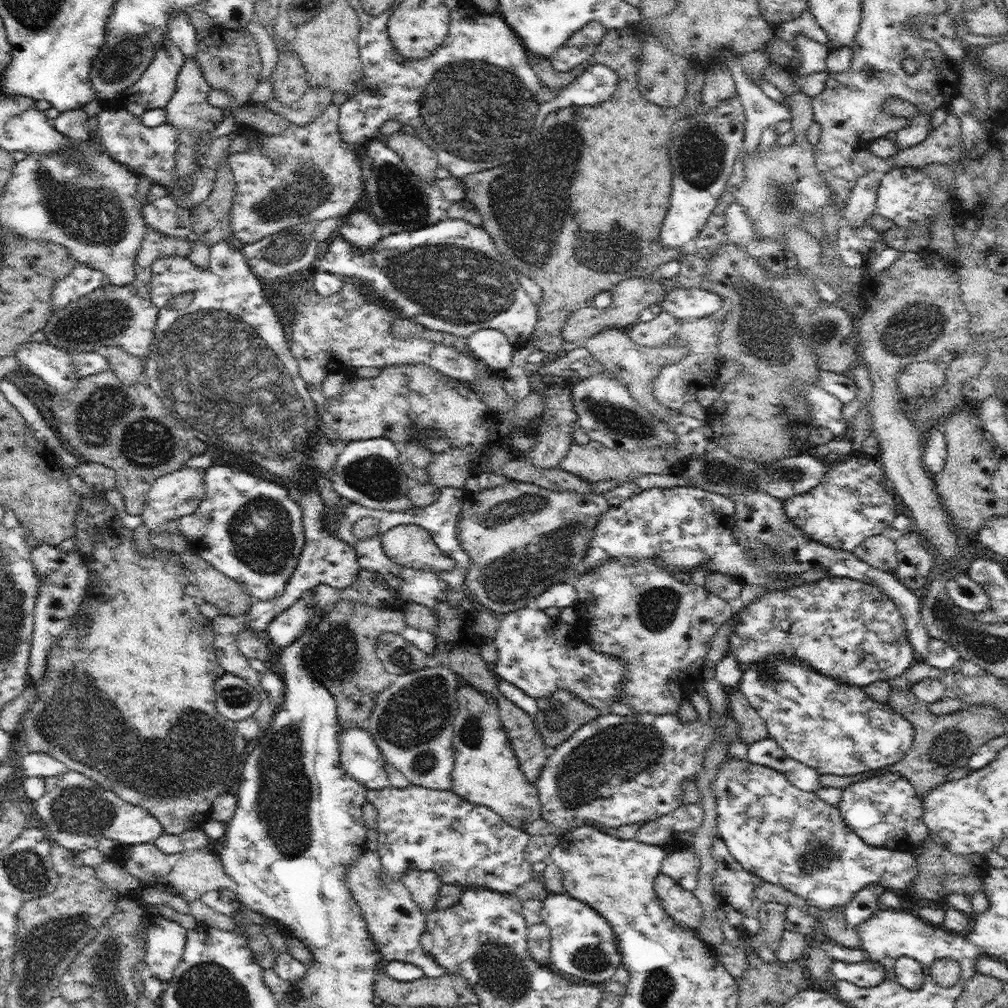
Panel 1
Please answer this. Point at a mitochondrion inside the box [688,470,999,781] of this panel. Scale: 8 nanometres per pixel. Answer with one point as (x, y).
(950, 746)

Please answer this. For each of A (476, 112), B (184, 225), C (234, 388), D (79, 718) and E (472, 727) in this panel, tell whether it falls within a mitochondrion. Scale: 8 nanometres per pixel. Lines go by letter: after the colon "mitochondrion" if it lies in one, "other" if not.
A: mitochondrion
B: other
C: mitochondrion
D: mitochondrion
E: mitochondrion

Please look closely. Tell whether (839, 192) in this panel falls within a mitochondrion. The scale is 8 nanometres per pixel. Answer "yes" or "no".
no

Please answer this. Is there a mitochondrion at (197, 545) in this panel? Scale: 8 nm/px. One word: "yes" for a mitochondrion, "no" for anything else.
no

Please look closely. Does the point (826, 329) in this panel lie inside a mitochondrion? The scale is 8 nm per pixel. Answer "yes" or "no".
yes

